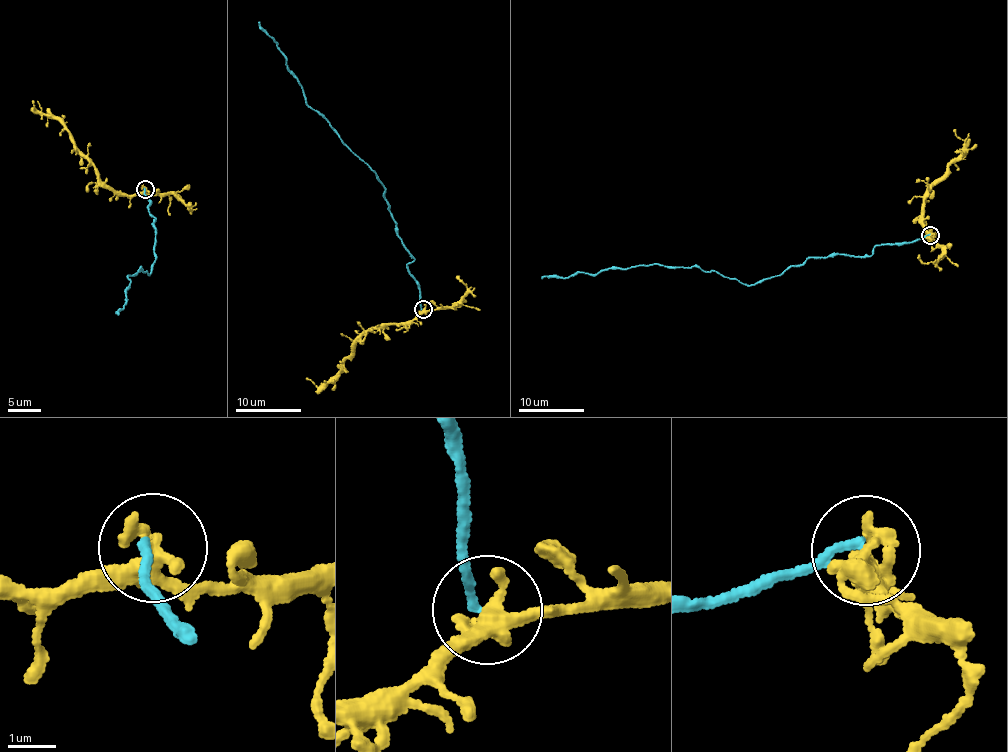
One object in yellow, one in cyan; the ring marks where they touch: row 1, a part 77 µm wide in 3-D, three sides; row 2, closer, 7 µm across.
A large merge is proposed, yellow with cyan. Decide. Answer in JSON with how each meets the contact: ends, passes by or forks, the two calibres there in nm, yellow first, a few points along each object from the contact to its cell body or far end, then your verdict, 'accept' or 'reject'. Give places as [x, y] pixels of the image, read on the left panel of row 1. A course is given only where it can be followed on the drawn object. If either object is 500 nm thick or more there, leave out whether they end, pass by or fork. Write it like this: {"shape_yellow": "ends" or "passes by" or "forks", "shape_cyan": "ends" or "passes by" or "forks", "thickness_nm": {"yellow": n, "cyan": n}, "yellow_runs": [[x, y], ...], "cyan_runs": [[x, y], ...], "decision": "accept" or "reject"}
{"shape_yellow": "passes by", "shape_cyan": "ends", "thickness_nm": {"yellow": 360, "cyan": 180}, "yellow_runs": [[145, 189], [128, 196], [115, 193], [80, 153], [67, 128], [37, 111], [32, 100]], "cyan_runs": [[144, 189], [156, 218], [152, 223], [156, 258], [149, 275], [140, 268], [128, 276], [128, 300], [118, 314]], "decision": "reject"}

